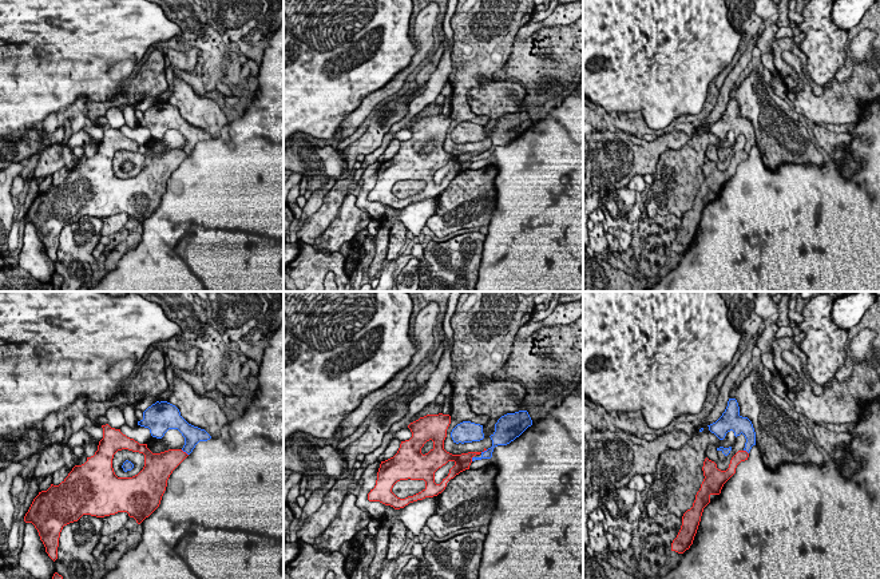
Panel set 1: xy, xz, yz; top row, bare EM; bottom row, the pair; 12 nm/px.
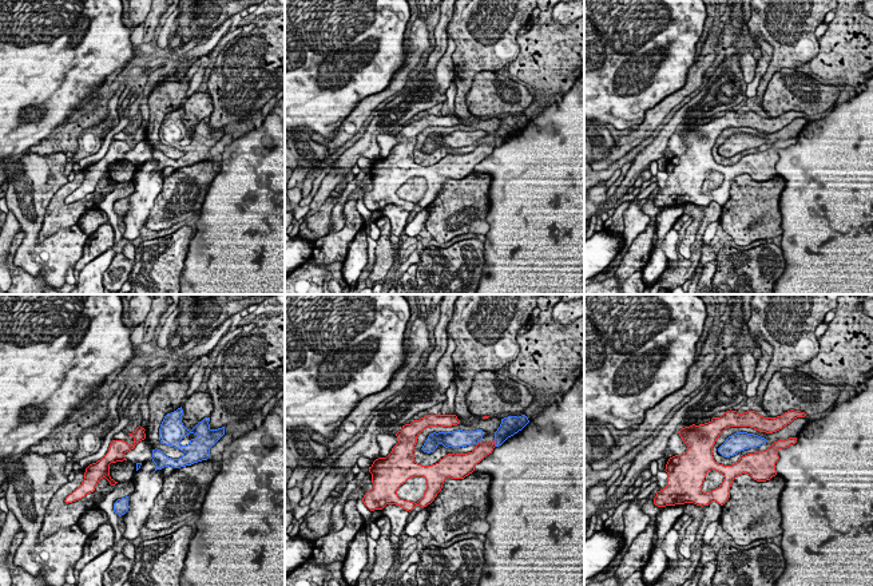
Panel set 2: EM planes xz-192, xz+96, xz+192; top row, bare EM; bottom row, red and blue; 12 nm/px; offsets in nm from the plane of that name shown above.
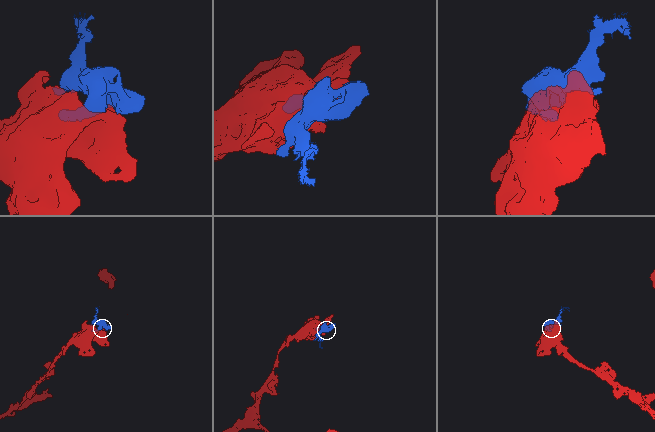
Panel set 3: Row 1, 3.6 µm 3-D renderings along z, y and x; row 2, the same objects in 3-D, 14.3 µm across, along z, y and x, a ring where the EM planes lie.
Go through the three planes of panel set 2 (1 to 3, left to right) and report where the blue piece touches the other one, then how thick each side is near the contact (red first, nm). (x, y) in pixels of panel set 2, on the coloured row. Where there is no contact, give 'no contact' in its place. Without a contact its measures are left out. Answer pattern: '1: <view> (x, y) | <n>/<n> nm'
1: no contact
2: xz+96 (493, 443) | 170/200 nm
3: no contact

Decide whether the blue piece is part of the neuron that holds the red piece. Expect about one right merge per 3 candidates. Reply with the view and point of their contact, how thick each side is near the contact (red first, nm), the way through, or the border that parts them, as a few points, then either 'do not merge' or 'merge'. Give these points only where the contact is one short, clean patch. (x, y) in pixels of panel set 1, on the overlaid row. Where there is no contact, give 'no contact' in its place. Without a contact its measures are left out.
contact xy (185, 452); calibres 240 and 220 nm; do not merge

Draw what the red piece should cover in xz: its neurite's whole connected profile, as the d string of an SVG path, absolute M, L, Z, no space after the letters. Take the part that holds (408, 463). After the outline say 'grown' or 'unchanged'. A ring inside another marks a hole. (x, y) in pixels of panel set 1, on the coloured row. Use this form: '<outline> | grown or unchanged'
M427 415L411 423L408 428L412 432L409 440L401 441L397 453L381 461L376 485L368 493L369 501L380 501L395 509L404 508L409 503L433 497L441 493L447 483L460 472L469 469L472 457L481 452L468 452L452 455L444 449L447 429L451 424L449 415ZM453 461L455 465L440 484L435 483L435 472ZM400 480L424 480L425 488L405 499L397 497L392 488Z | unchanged

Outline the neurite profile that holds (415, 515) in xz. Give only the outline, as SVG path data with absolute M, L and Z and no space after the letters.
M439 495L433 497L425 497L423 500L417 500L409 503L404 508L395 509L395 515L382 515L380 522L385 524L387 530L391 530L395 522L401 522L408 531L411 531L415 536L421 534L424 526L427 526L427 520L432 516L439 505Z

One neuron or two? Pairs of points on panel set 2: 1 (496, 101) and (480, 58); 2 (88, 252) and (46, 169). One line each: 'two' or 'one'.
1: two
2: two

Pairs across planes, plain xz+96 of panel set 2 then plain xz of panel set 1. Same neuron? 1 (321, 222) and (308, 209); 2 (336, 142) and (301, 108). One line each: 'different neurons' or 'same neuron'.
1: different neurons
2: different neurons

